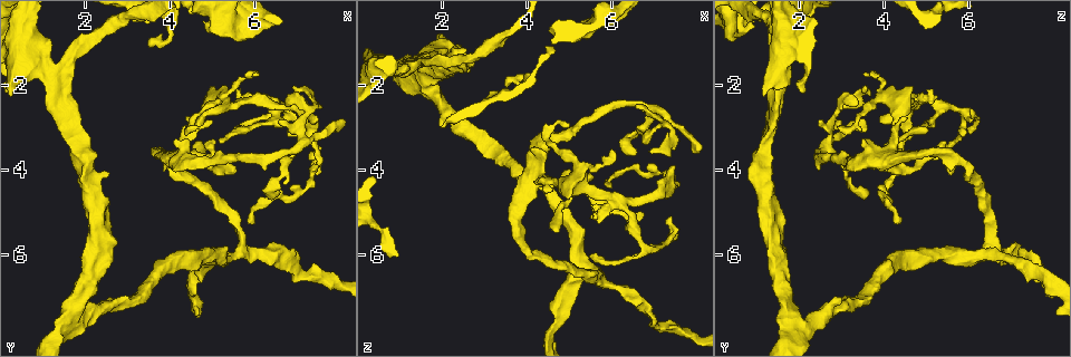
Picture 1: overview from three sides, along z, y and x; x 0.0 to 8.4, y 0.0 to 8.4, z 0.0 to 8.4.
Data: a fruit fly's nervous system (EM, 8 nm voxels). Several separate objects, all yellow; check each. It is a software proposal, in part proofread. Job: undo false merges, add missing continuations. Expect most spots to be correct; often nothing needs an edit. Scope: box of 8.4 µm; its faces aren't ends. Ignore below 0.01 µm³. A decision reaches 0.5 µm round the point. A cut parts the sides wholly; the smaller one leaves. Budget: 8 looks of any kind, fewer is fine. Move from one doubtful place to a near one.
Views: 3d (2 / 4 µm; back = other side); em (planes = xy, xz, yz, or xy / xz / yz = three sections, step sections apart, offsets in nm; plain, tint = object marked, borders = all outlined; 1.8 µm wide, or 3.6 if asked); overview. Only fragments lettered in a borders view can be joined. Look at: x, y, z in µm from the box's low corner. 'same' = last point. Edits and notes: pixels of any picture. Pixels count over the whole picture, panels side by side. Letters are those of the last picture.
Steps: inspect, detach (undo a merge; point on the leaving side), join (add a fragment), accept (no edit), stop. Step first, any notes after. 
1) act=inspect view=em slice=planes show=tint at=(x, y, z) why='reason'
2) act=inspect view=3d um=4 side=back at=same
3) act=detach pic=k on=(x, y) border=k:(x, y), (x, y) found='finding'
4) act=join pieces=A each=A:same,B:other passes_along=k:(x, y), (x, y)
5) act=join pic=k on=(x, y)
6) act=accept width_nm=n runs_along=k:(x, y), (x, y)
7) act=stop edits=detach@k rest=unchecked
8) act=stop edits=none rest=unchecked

act=inspect view=em slice=planes show=borders at=(4.20, 3.70, 4.20) why='a fork'

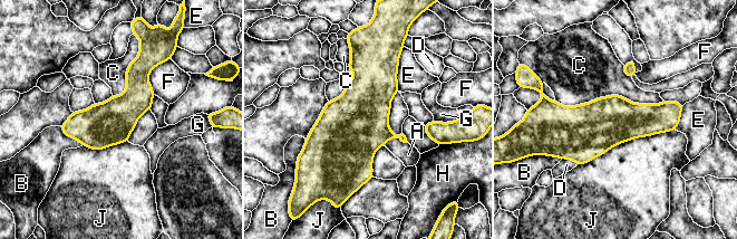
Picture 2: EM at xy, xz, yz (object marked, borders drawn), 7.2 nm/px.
act=accept width_nm=320 longest_contact=C:800nm each=A:other,B:other,C:other,D:other,E:other,F:other,G:other,H:other,J:other found='continuous, no second neuron'

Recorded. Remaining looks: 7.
act=inspect view=em slice=xz step=16 show=tint at=(7.30, 3.70, 5.20) why='an open end'

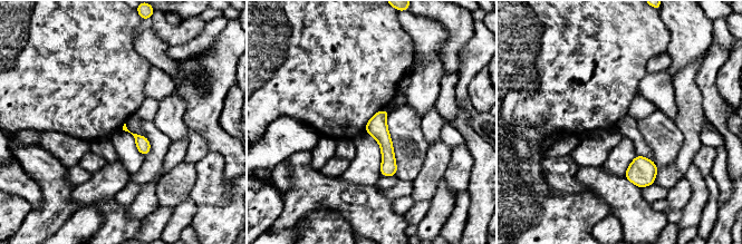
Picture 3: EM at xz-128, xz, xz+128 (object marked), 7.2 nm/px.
act=inspect view=em slice=planes show=tint at=same why='another direction'

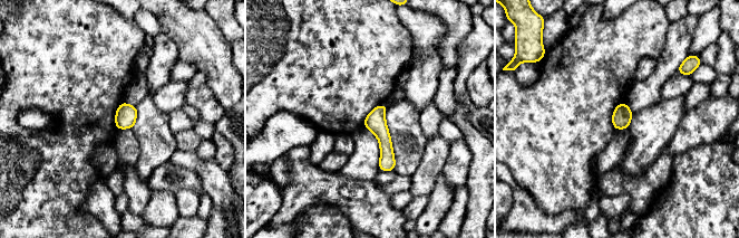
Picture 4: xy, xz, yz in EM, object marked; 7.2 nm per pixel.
act=inspect view=em slice=planes show=borders at=same

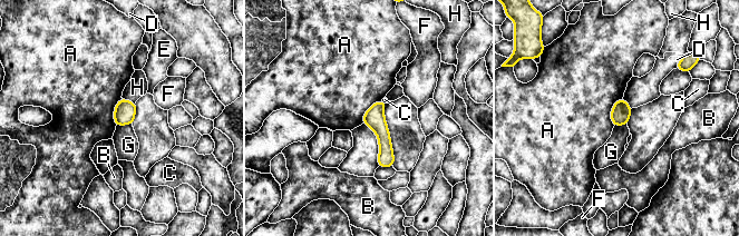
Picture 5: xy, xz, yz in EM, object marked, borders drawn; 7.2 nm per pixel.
act=accept each=A:other,B:other,C:other,D:other,E:other,F:other,G:other,H:other runs_along=5:(380, 104), (379, 127), (390, 164) found='no lettered fragment goes on from it'

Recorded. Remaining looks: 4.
act=inspect view=em slice=yz step=16 show=borders at=(4.90, 0.70, 0.90) why='an open end'

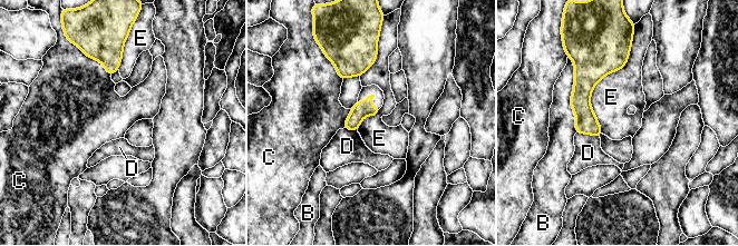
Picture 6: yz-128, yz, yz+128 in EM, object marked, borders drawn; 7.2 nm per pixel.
act=accept longest_contact=E:650nm each=B:other,C:other,D:other,E:other runs_along=6:(624, 57), (583, 87), (579, 129) found='none of them fits'

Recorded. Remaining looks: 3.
act=stop edits=none rest=unchecked

